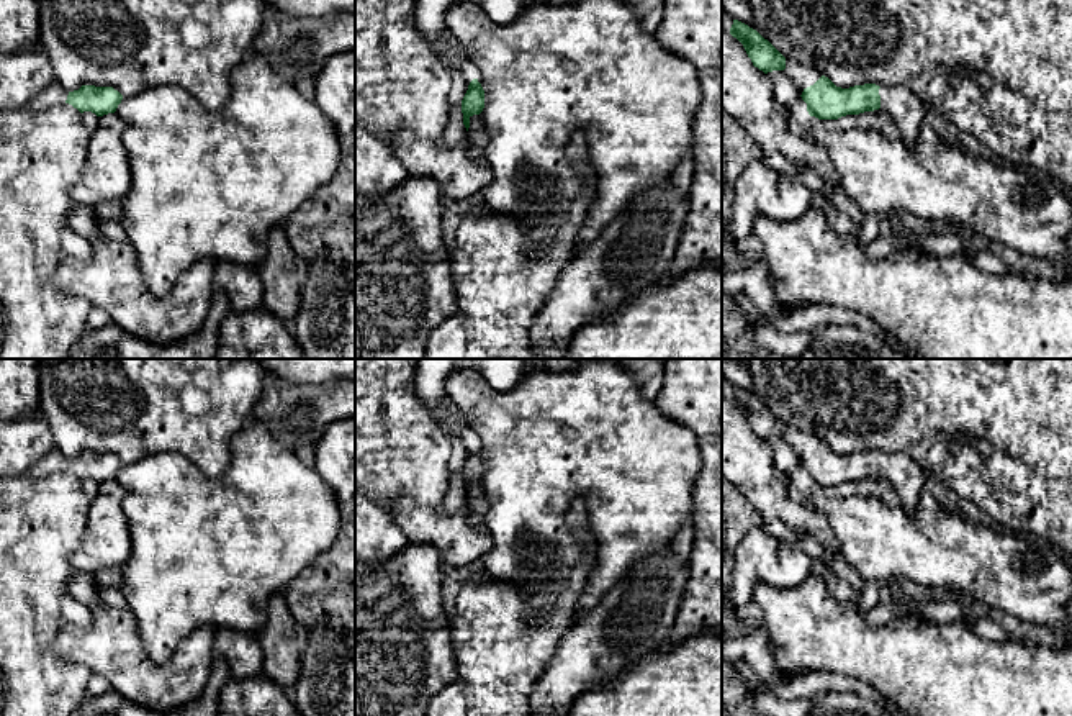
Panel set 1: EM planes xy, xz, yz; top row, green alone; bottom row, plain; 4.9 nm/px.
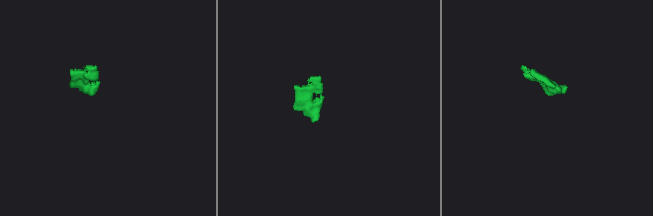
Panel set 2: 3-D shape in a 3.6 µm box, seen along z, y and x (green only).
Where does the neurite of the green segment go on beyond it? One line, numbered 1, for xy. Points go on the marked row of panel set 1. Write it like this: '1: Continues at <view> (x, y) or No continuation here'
1: Continues at xy (54, 94)

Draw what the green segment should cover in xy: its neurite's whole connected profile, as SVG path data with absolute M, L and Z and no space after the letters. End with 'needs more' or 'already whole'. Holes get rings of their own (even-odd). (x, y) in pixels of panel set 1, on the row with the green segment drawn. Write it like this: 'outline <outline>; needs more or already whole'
outline M52 82L31 103L33 110L46 110L69 103L80 113L92 111L97 116L115 113L123 95L113 87L82 85L79 90L67 92L59 82Z; needs more

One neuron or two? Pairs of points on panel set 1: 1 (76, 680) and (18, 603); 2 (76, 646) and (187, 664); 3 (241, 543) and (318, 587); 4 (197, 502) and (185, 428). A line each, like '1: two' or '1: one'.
1: one
2: one
3: two
4: two

